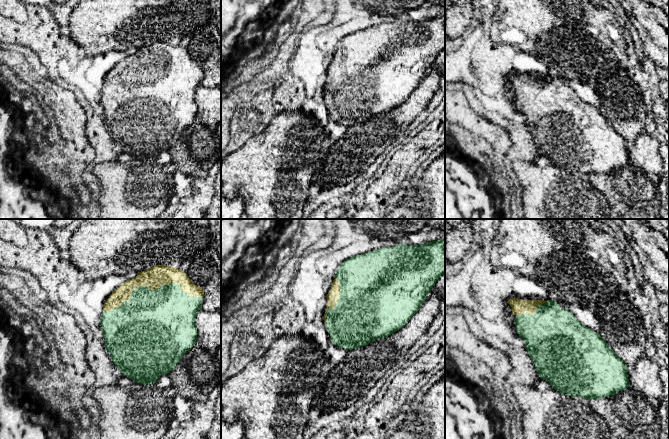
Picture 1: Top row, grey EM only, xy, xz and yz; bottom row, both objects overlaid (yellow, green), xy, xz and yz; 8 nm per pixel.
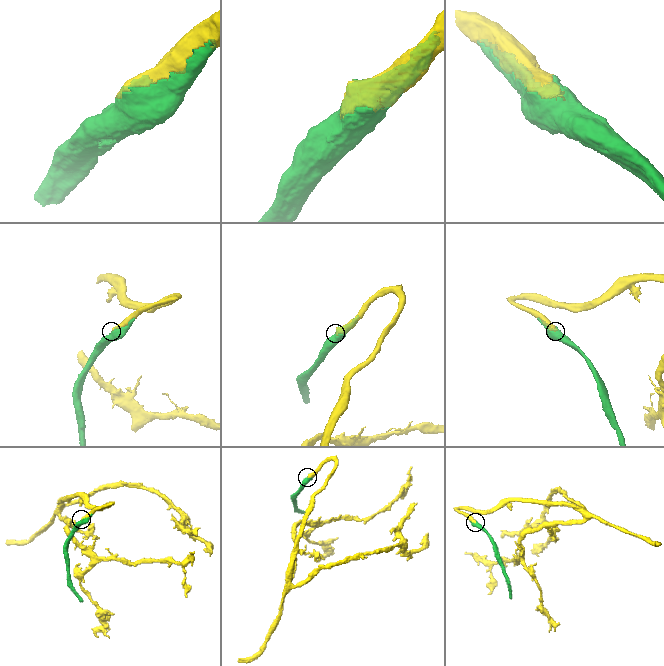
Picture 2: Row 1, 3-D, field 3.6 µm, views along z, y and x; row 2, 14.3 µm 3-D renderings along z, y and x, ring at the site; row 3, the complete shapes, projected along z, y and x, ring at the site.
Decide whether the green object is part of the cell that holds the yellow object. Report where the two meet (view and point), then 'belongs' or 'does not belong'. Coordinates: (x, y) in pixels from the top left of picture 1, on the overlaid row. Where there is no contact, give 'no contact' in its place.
meets yellow in xy at (151, 289); belongs

